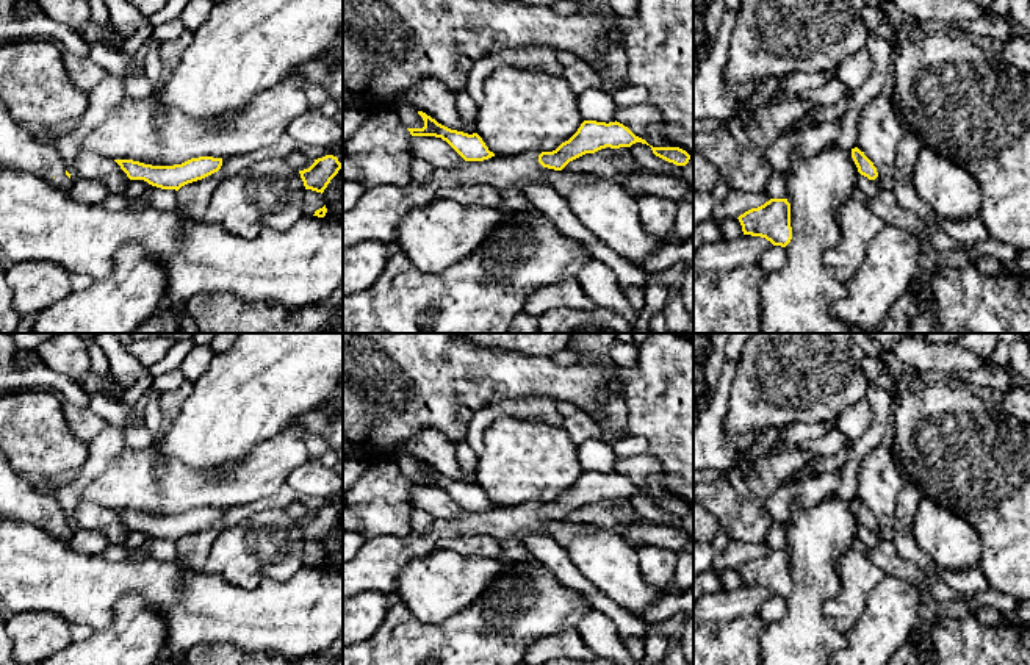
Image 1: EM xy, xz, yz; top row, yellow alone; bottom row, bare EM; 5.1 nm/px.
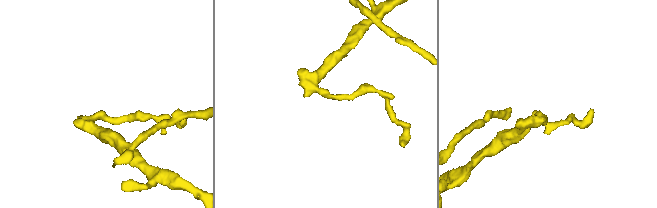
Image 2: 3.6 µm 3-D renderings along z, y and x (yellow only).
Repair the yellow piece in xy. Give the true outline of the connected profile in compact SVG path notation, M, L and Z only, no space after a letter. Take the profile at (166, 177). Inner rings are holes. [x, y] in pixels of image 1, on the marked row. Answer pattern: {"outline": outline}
{"outline": "M199 156L174 166L152 166L133 160L114 160L130 180L144 180L161 189L175 189L202 180L222 166L222 158Z"}

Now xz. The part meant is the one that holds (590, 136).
{"outline": "M584 120L578 131L553 152L542 152L538 163L543 167L562 171L570 161L595 153L601 149L631 147L636 142L650 146L645 139L636 136L628 127L620 122L596 122Z"}

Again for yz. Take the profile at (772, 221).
{"outline": "M770 199L737 219L744 235L761 236L781 247L786 247L792 239L791 203L787 199Z"}

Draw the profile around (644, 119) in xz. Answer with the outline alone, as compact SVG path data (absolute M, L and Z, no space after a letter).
M634 103L634 105L617 105L615 120L628 127L636 136L645 139L653 147L676 147L664 135L664 122L657 106L653 103Z

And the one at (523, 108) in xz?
M501 66L485 78L484 95L484 102L479 103L476 133L495 155L513 156L534 149L553 152L584 122L578 110L578 95L568 81L543 70Z

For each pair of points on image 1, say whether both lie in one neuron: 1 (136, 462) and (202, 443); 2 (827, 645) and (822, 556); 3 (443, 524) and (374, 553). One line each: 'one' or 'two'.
1: two
2: one
3: one

